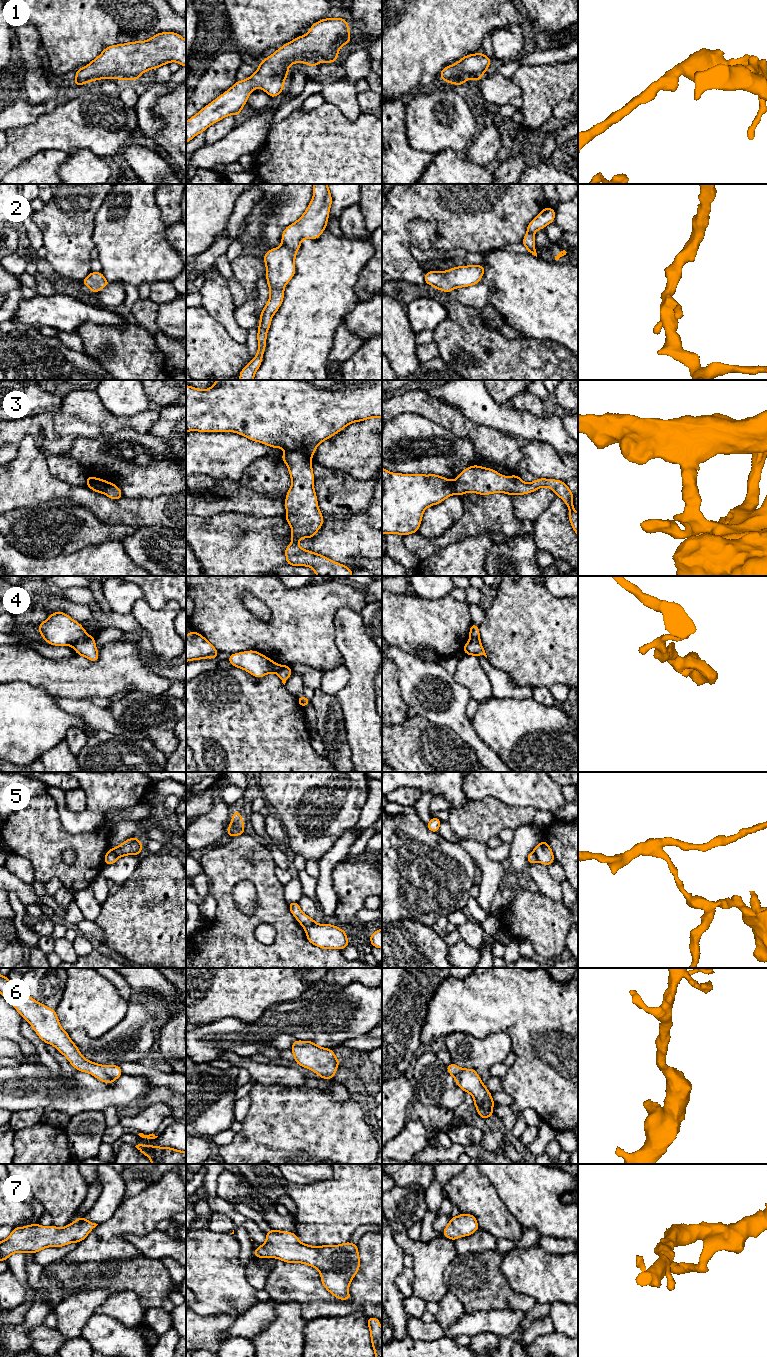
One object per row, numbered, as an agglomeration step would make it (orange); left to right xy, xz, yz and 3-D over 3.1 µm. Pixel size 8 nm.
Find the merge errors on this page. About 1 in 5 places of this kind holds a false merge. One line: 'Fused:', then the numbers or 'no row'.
Fused: 3, 4, 5

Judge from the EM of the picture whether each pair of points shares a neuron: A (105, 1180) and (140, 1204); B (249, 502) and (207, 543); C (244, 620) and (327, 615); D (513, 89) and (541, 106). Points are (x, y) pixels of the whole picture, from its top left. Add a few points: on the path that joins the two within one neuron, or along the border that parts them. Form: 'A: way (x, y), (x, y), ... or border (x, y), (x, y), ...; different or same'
A: border (123, 1199), (109, 1218); different
B: border (216, 513), (231, 511), (262, 517); different
C: way (265, 627), (297, 627), (306, 618); same
D: border (510, 79), (520, 88), (521, 96); different

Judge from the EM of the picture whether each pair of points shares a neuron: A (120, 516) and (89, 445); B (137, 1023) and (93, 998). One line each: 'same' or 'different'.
A: different
B: different

